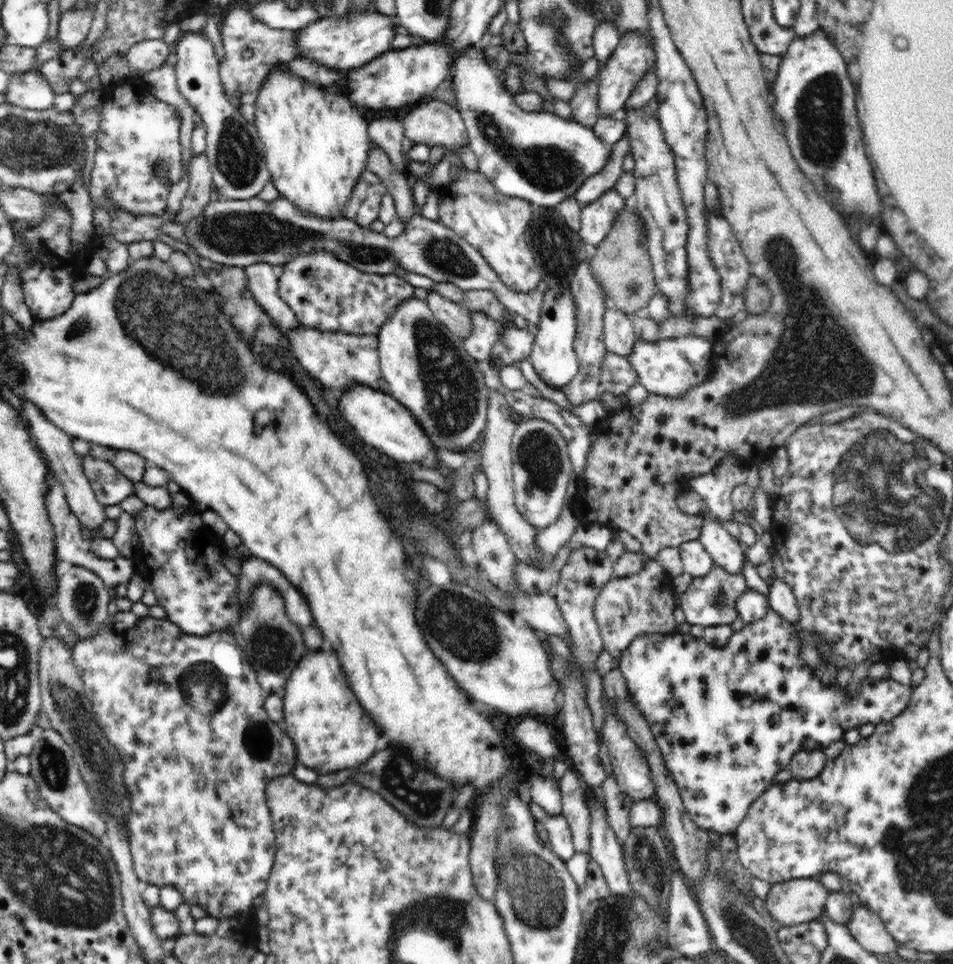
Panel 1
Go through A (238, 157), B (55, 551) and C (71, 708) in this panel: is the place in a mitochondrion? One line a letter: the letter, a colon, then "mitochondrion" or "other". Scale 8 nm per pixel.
A: mitochondrion
B: other
C: mitochondrion

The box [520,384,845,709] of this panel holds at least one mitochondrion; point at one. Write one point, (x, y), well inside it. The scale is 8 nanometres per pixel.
(719, 600)

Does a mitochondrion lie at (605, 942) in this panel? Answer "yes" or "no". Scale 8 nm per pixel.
yes

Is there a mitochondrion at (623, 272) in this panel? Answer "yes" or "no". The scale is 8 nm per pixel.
no

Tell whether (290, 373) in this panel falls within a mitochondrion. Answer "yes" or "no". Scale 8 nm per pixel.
no

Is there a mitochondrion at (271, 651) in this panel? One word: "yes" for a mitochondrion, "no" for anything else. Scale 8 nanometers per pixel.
yes

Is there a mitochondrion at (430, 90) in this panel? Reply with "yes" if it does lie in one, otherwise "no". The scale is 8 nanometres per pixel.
no

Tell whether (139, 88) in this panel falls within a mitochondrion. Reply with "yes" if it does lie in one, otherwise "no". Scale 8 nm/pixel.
no

